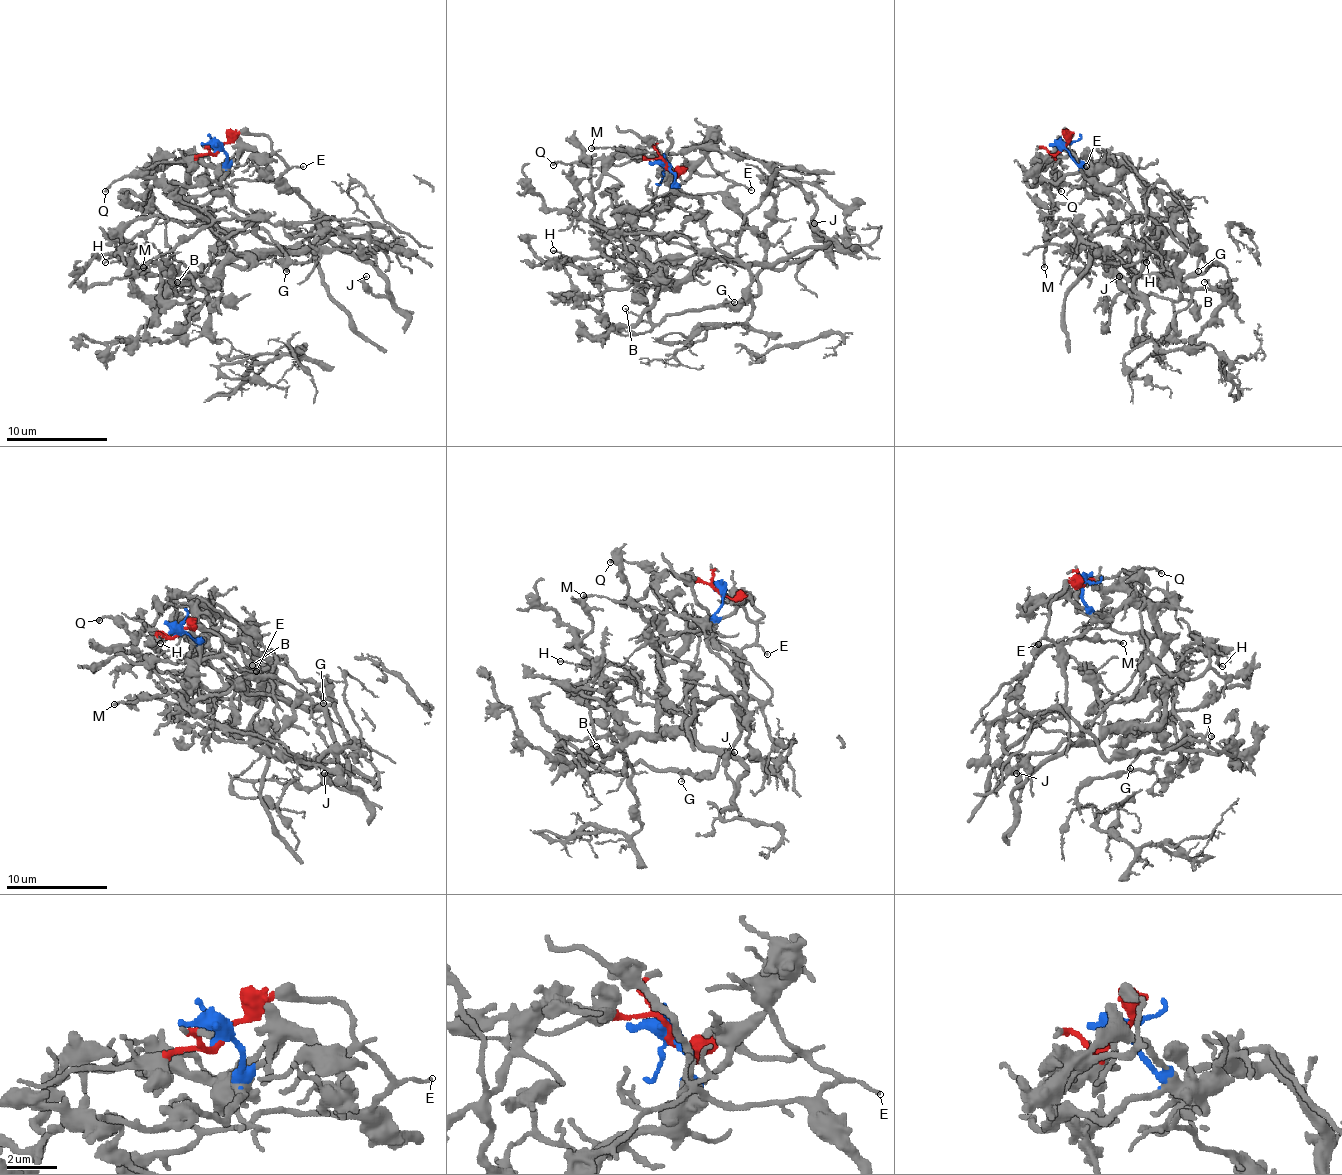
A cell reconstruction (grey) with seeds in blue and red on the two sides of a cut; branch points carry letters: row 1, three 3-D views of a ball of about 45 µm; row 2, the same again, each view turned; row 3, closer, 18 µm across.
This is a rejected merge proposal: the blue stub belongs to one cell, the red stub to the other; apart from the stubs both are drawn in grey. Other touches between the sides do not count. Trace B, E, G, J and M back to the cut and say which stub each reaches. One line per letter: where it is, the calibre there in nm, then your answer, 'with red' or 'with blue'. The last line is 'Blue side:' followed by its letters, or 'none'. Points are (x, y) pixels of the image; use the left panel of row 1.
B: place (177, 282); calibre 140 nm; with blue
E: place (303, 166); calibre 120 nm; with red
G: place (286, 271); calibre 110 nm; with red
J: place (366, 276); calibre 280 nm; with blue
M: place (143, 267); calibre 170 nm; with red
Blue side: B, J

